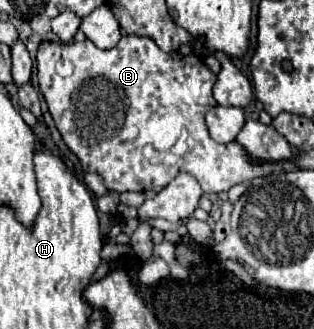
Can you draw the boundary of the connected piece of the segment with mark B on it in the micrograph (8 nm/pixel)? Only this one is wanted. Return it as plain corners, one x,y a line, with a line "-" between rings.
124,35
120,39
120,43
108,51
102,51
98,49
90,39
86,39
84,43
76,43
76,41
70,41
70,43
60,43
60,41
42,41
40,47
38,47
38,53
36,53
36,69
38,69
38,83
40,83
40,91
48,103
48,111
64,139
64,143
70,147
70,151
80,159
82,167
88,171
88,173
98,173
102,179
104,179
104,185
110,189
110,191
116,191
116,193
124,193
124,191
162,191
178,173
186,171
190,173
192,177
196,177
196,181
202,185
202,189
212,195
212,193
220,193
220,191
228,191
232,185
238,185
242,181
248,181
248,179
254,179
262,173
270,173
270,171
278,171
278,169
294,169
294,167
286,167
286,163
290,161
280,161
280,163
268,163
268,165
252,165
250,159
246,157
246,153
242,151
242,147
232,141
232,143
216,143
210,135
208,135
208,129
206,129
206,123
204,123
204,115
210,107
216,105
214,97
212,97
212,87
216,83
216,75
206,67
204,59
200,55
182,55
178,51
172,51
172,53
166,53
162,51
150,37
138,37
138,35

